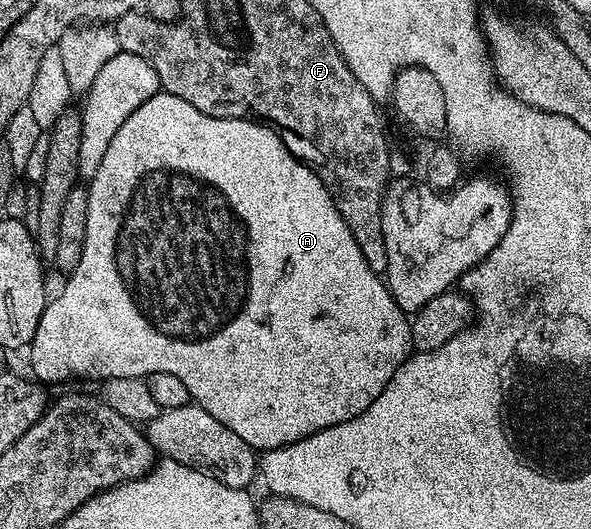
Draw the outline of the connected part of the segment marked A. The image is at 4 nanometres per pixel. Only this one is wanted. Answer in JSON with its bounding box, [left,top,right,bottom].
[28,90,412,453]

